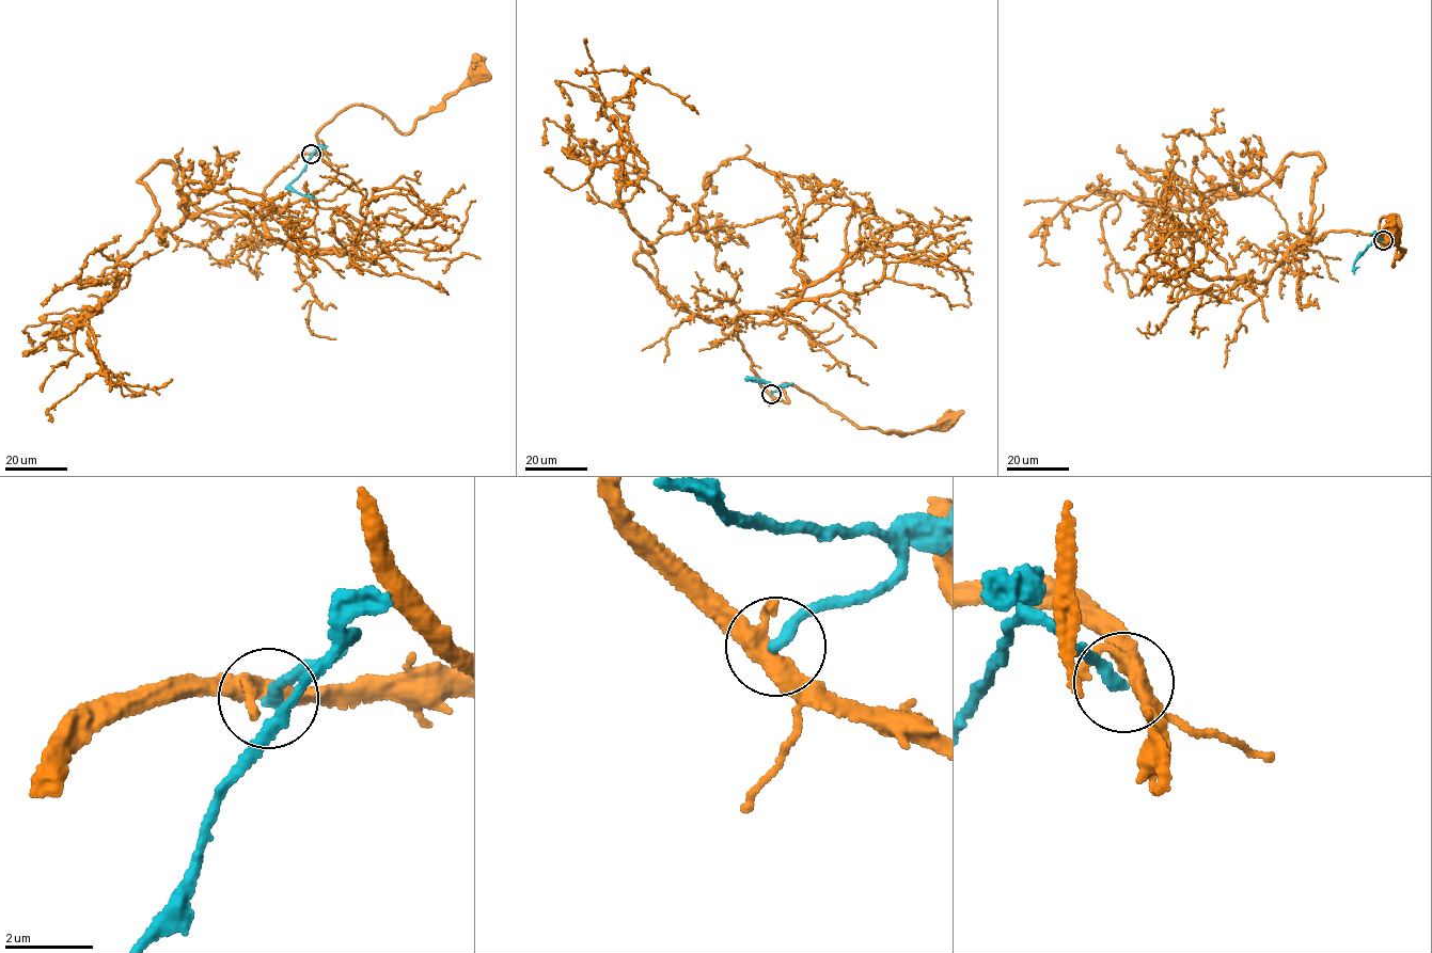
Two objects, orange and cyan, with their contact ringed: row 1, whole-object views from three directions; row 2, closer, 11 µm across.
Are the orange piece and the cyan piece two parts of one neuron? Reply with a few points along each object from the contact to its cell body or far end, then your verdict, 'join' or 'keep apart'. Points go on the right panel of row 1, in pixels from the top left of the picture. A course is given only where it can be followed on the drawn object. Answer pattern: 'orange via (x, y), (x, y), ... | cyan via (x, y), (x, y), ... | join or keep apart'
orange via (1383, 240), (1380, 219), (1398, 217), (1394, 266), (1402, 254), (1393, 231) | cyan via (1383, 240), (1375, 236), (1355, 260), (1354, 273) | keep apart

